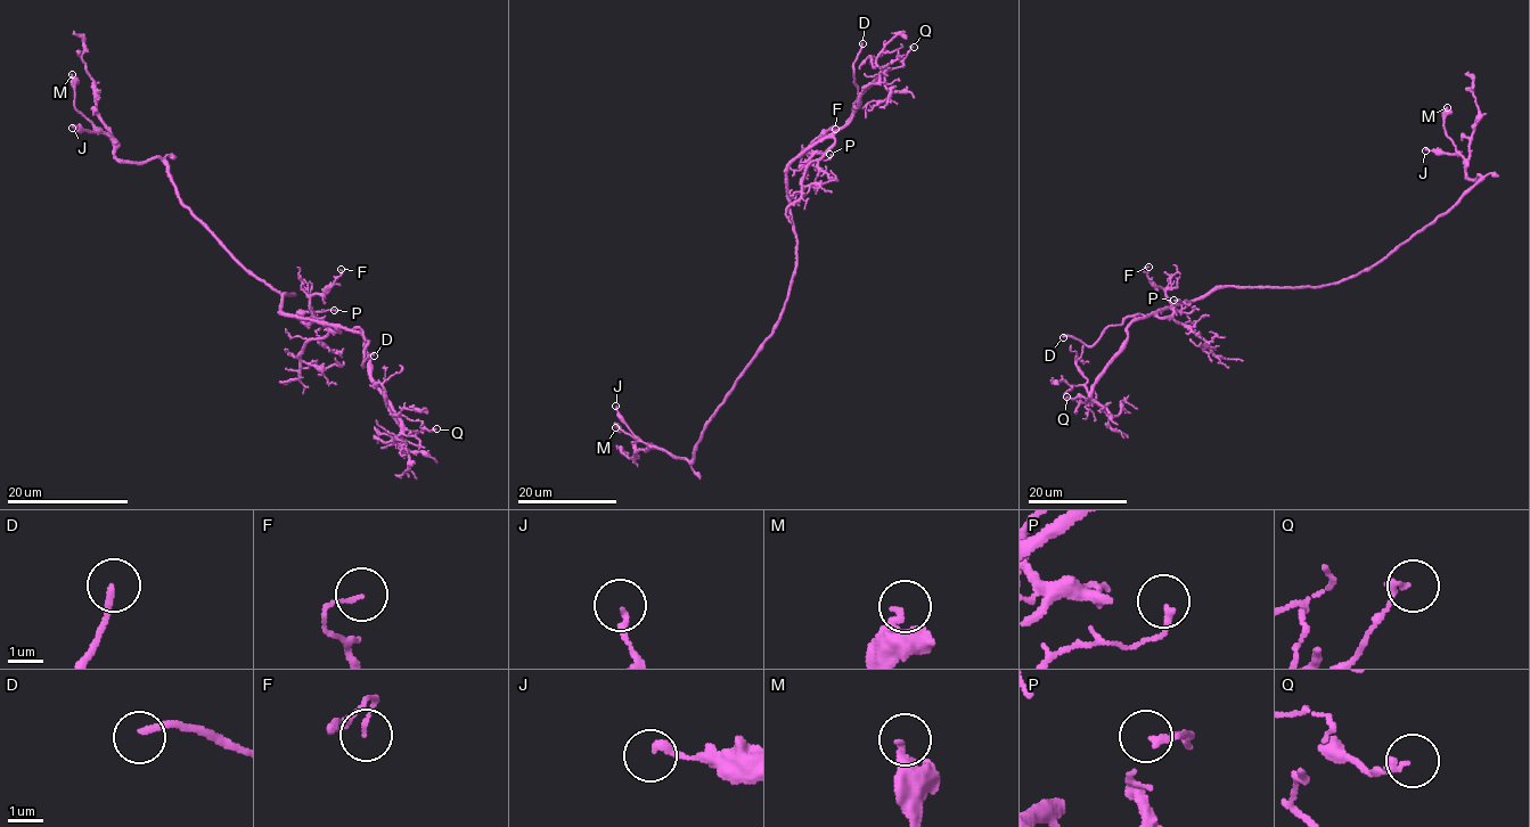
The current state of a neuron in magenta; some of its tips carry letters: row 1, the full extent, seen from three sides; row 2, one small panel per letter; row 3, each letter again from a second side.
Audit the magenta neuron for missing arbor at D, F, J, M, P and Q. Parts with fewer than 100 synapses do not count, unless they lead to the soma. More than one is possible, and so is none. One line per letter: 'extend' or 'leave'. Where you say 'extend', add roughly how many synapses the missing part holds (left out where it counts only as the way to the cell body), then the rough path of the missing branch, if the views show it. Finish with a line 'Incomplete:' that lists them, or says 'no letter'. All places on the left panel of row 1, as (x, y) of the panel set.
D: extend; missing branch runs (374, 355), (389, 365), (397, 363), (377, 322), (374, 306), (356, 288), (337, 281), (320, 263)
F: leave
J: leave
M: leave
P: leave
Q: leave
Incomplete: D

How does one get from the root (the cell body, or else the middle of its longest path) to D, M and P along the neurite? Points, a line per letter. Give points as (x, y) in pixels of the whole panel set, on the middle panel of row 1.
D: (787, 292), (796, 260), (787, 166), (808, 149), (829, 138), (850, 117), (857, 97), (853, 62), (862, 43)
M: (787, 292), (772, 334), (709, 419), (690, 460), (639, 441), (618, 424), (615, 427)
P: (787, 292), (796, 260), (787, 166), (826, 138), (835, 142), (806, 166), (829, 154)

